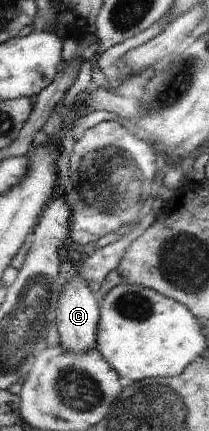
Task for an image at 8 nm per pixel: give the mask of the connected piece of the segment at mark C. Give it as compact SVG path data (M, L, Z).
M79 273L61 287L57 302L56 324L59 332L60 345L65 352L83 354L95 350L97 346L97 328L99 328L100 305L89 285Z

